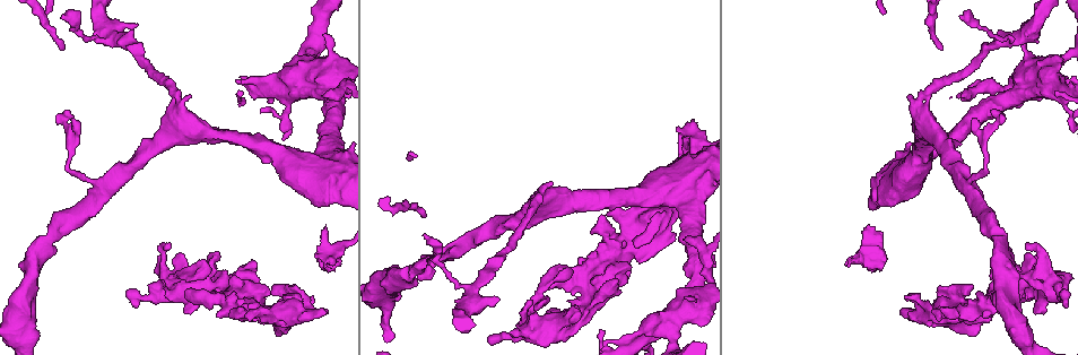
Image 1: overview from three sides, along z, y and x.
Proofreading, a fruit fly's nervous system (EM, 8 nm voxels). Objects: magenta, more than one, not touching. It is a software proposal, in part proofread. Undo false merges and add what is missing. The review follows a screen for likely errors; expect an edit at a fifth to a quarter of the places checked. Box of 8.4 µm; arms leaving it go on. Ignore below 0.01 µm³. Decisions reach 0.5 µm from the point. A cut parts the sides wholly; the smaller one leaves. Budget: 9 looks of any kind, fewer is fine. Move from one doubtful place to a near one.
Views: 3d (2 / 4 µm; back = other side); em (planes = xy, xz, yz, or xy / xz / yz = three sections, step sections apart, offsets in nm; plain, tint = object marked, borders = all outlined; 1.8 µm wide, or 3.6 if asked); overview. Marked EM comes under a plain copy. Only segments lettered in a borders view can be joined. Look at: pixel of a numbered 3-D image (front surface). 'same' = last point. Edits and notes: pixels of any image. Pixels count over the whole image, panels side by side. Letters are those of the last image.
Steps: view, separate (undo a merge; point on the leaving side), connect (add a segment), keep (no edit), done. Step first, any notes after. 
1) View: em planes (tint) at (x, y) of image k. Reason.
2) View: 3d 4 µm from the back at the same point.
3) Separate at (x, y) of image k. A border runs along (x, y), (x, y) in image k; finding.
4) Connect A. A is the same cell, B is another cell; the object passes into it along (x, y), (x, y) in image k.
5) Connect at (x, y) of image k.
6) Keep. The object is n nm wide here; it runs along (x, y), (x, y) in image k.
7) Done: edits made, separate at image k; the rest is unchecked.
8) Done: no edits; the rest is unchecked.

View: 3d 2 µm from the back at (190, 131) of image 1. Four-way junction.

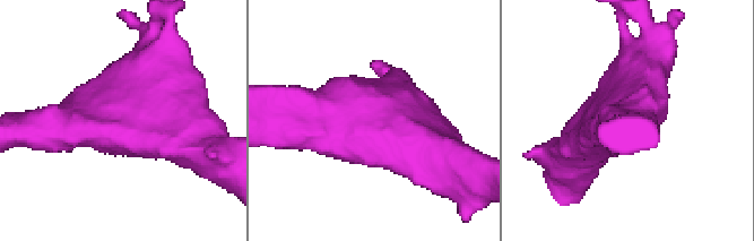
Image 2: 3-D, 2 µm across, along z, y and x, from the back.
View: em xz step 8 (tint) at (368, 123) of image 2. 4 arms meet here.

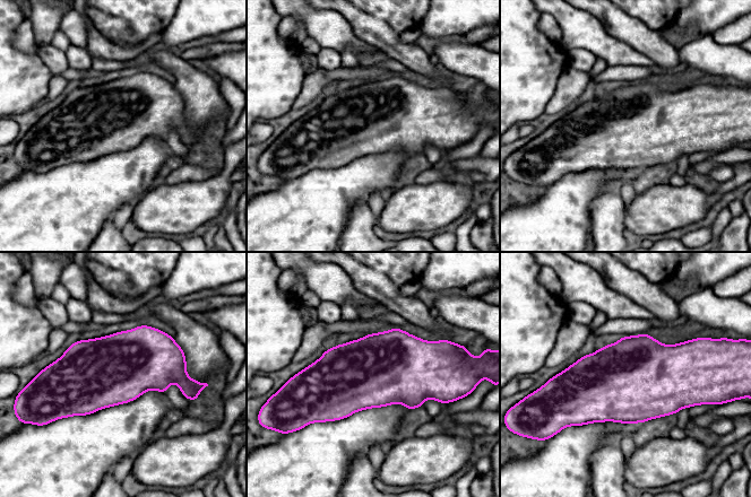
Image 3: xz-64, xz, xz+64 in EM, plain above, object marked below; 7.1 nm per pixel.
View: em planes (borders) at the same point.

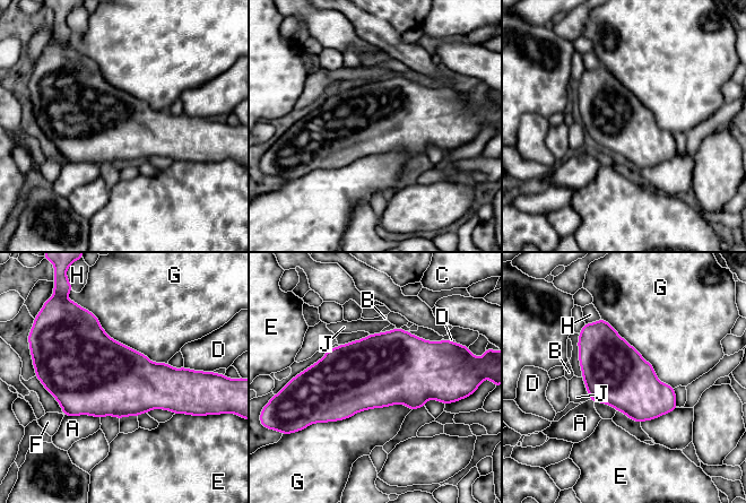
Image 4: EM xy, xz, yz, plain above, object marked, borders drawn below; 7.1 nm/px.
Keep. A, B, C, D, E, F, G, H and J are other cells; a border runs along (411, 409), (392, 404), (311, 424) in image 4; one neuron here.

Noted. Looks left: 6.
View: 3d 4 µm at (320, 74) of image 1. Sudden change in width.

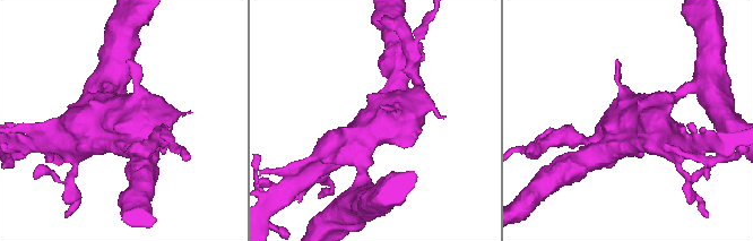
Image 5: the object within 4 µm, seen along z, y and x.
View: em 3.6 µm planes (tint) at (119, 121) of image 5. Shape alone is not enough.

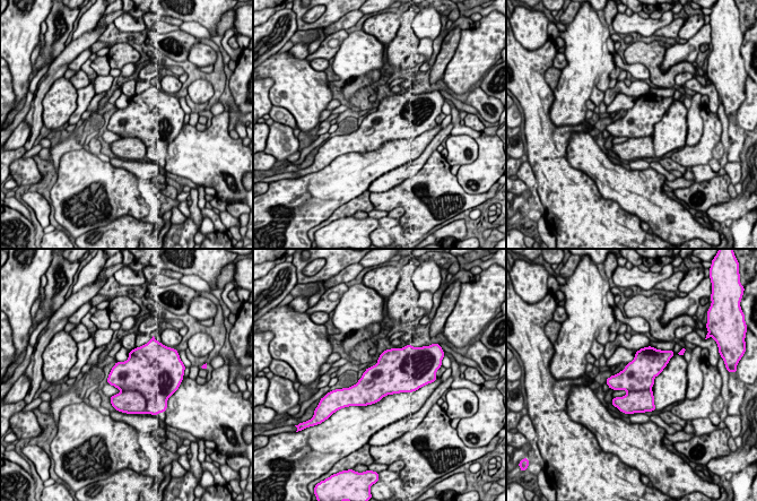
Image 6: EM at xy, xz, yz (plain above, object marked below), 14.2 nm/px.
View: em 3.6 µm planes (borders) at the same point. What lies round it.

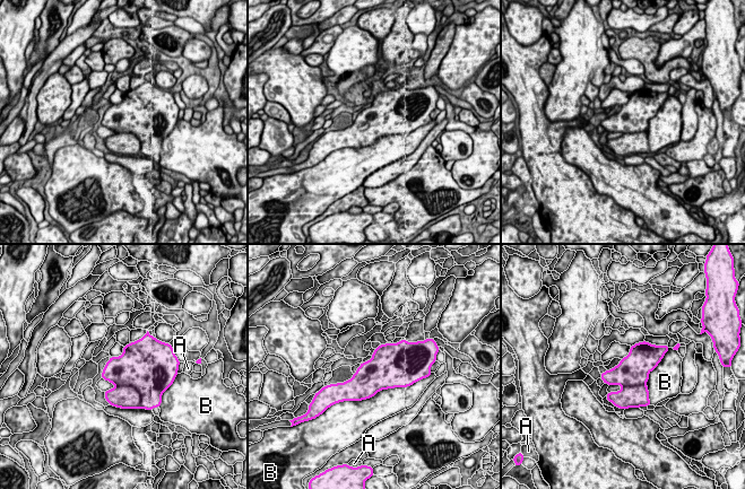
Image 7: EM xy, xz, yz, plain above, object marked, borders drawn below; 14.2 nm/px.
Separate at (145, 374) of image 7. The object is 500 nm wide here; A and B are other cells; a border runs along (115, 385), (131, 385), (140, 404) in image 7; a second neuron is stuck on.

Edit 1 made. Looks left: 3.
View: overview.

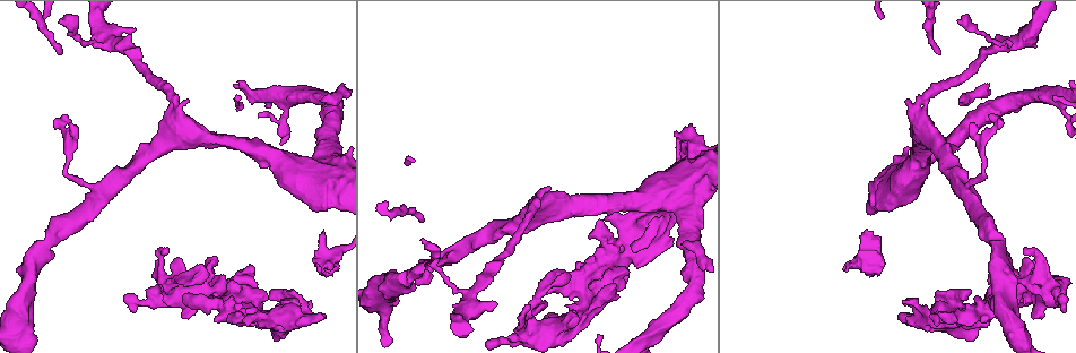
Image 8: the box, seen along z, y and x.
View: 3d 2 µm at (420, 221) of image 8. End of a long branch.

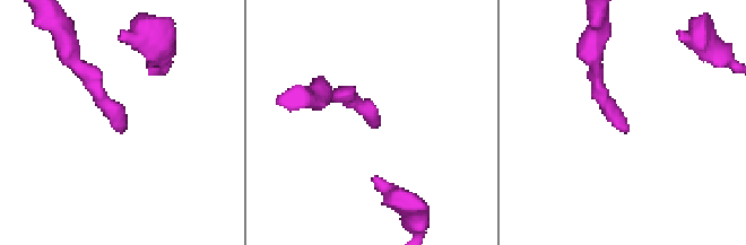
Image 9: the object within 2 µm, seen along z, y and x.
View: em planes (borders) at (121, 132) of image 9.

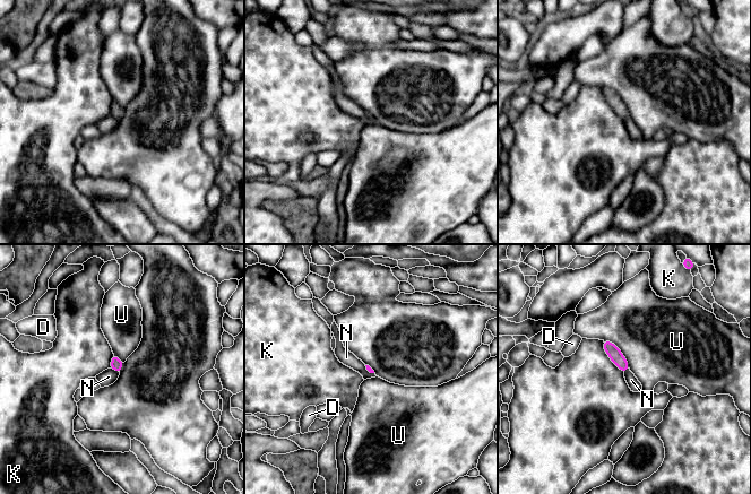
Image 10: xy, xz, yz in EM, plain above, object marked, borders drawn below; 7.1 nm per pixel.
Keep. D, K, N and U are other cells; a border runs along (110, 367), (119, 373) in image 10; no lettered segment goes on from it.

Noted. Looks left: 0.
Done: edits made, separate at image 7; the rest is unchecked.

